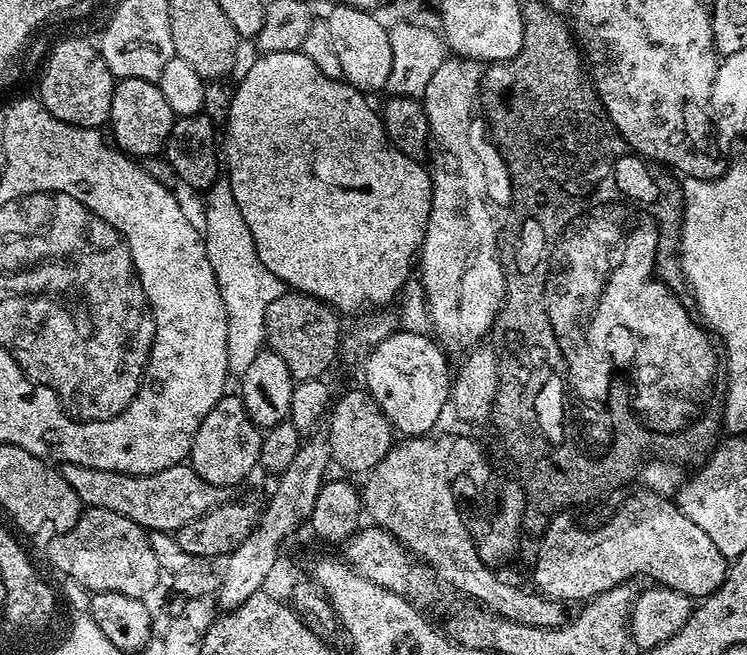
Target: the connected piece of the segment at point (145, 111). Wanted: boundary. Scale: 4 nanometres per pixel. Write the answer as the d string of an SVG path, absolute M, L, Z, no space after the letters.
M142 78L120 80L112 89L112 105L108 124L112 128L111 139L119 151L132 158L159 156L170 138L174 117L166 98L162 98L159 83Z

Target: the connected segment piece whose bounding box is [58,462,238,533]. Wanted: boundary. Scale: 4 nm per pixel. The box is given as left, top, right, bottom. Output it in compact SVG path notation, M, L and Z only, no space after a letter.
M62 462L58 470L77 494L83 507L111 510L138 522L150 532L171 532L201 517L218 505L237 499L234 486L218 487L206 482L187 463L175 464L150 475L124 475L118 471L98 470L76 463Z

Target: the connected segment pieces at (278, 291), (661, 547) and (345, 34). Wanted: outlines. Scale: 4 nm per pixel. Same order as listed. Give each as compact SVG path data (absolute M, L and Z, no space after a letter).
M227 178L216 180L207 189L204 200L204 224L202 235L206 254L210 258L210 266L214 270L214 278L218 282L218 290L222 294L222 302L226 306L228 325L226 326L226 362L229 373L239 378L254 358L265 347L266 306L274 302L286 290L285 284L266 266L262 266L262 258L258 258L258 250L254 250L254 238L250 234L250 226L246 226L246 218L242 218L242 210L238 210L238 202L234 202L234 190L230 190Z
M643 490L644 492L636 492L633 496L628 496L624 500L624 505L613 514L612 520L608 520L605 524L600 524L597 528L580 529L574 521L571 520L571 515L557 514L548 521L547 528L543 529L540 540L540 549L536 552L536 565L532 568L532 580L536 583L535 591L541 596L547 596L551 600L559 602L567 602L566 600L580 600L579 602L590 602L598 594L602 594L606 590L610 590L614 586L631 581L631 576L648 575L653 585L668 587L670 590L680 591L682 594L691 598L703 598L712 595L716 591L716 587L724 580L728 574L729 561L718 550L718 546L714 546L714 541L706 534L706 530L698 530L698 526L694 526L694 522L690 522L690 518L686 518L686 514L682 514L676 506L675 499L664 496L659 496L661 493L656 490Z
M341 2L335 6L326 13L326 19L330 26L330 42L334 46L334 54L342 66L343 79L365 94L383 93L394 66L389 29L376 17L375 11L358 9Z

